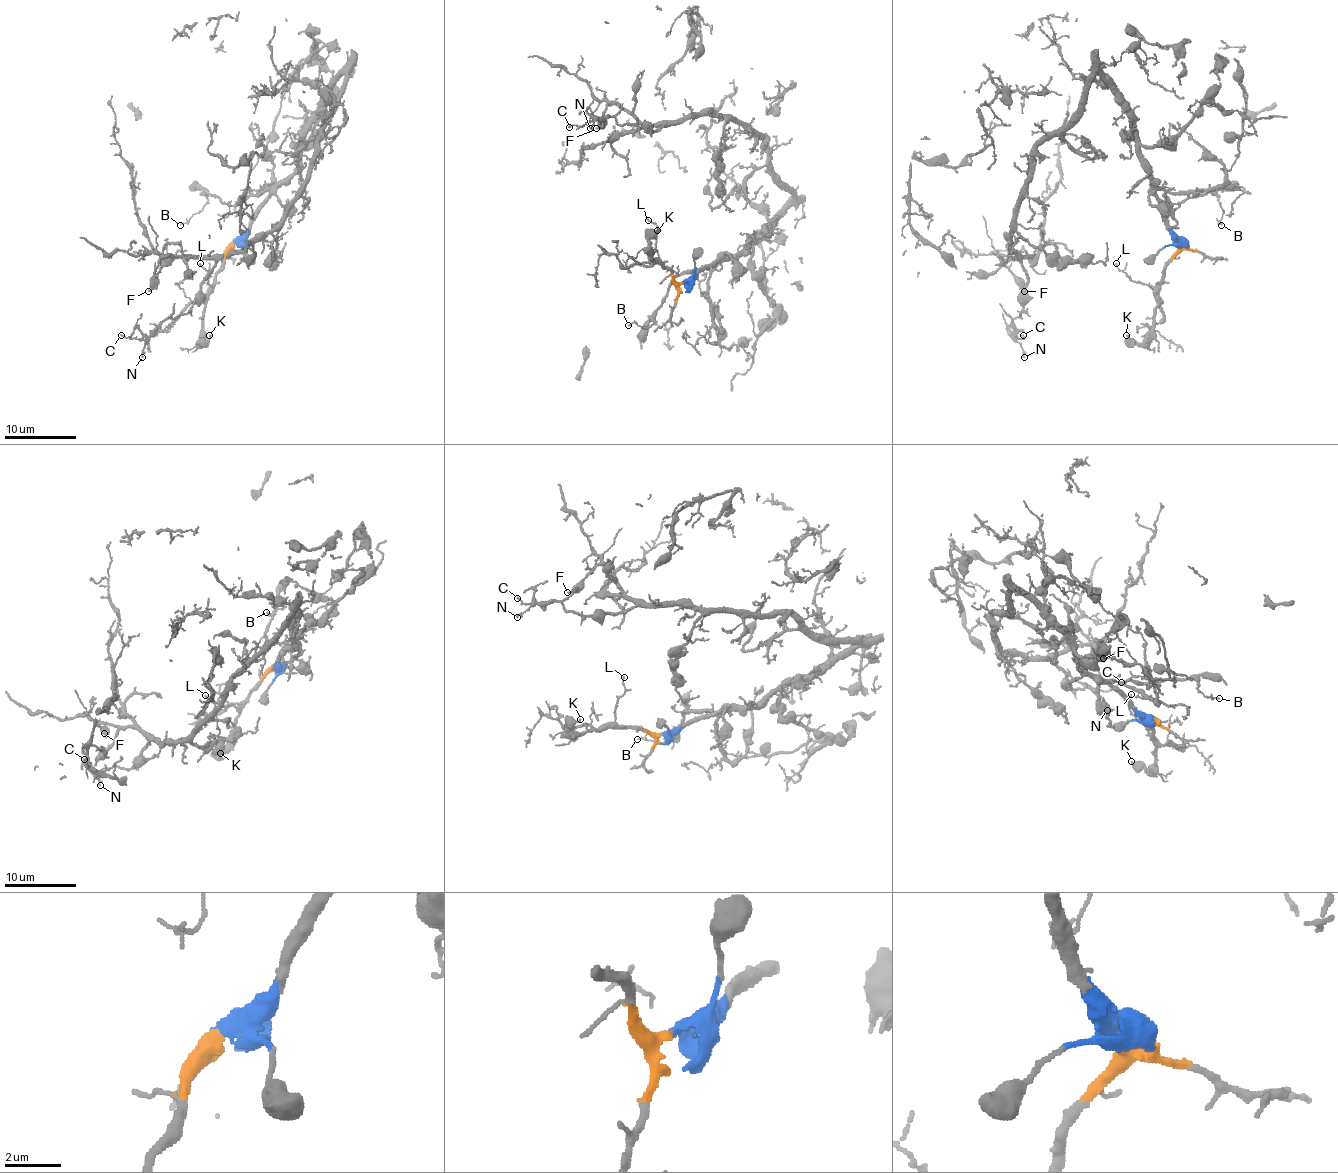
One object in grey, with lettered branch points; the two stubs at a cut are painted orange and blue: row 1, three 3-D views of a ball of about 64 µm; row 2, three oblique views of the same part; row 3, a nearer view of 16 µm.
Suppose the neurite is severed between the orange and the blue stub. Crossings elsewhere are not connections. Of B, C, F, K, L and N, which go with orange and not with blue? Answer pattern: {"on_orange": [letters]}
{"on_orange": ["K", "L"]}

